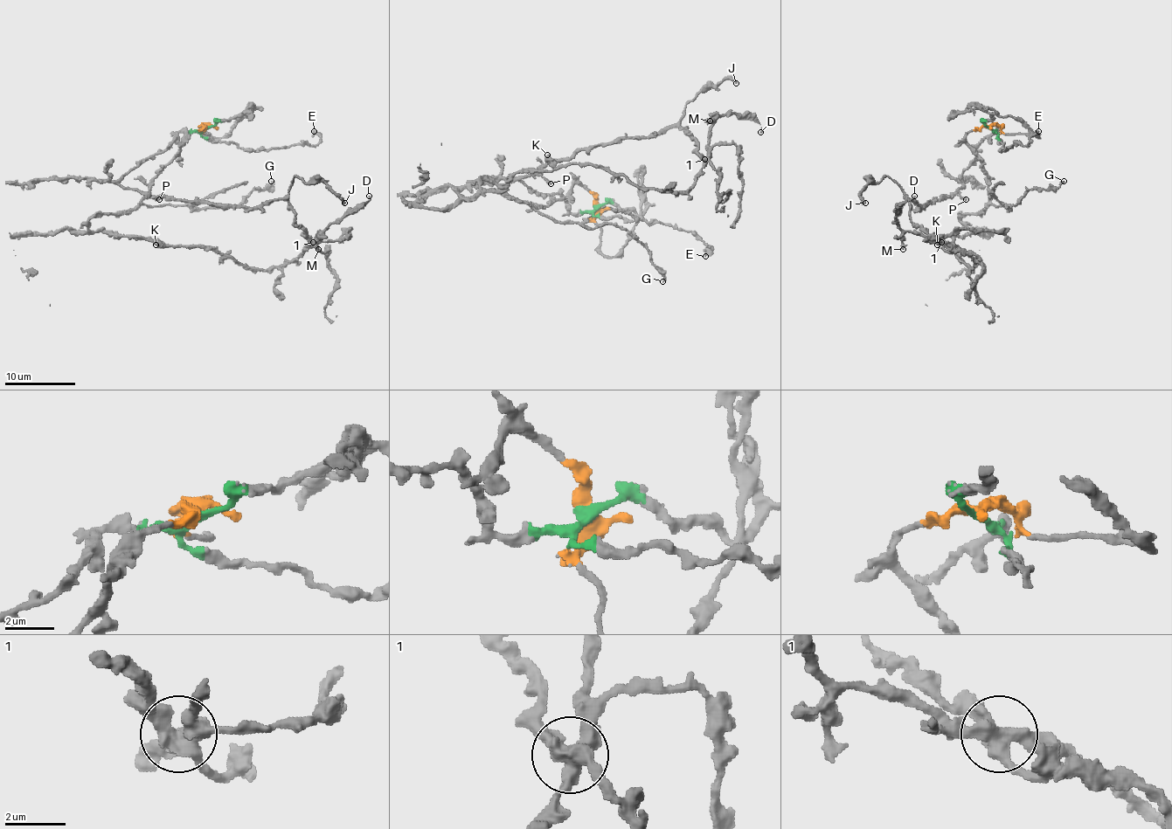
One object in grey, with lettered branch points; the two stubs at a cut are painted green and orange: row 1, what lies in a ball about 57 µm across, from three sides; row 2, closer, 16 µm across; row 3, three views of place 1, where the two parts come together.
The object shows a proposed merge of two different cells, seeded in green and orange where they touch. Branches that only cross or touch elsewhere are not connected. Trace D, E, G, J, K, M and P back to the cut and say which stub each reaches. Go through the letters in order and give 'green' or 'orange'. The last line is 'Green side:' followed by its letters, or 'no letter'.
D: orange
E: green
G: orange
J: green
K: orange
M: orange
P: green
Green side: E, J, P

